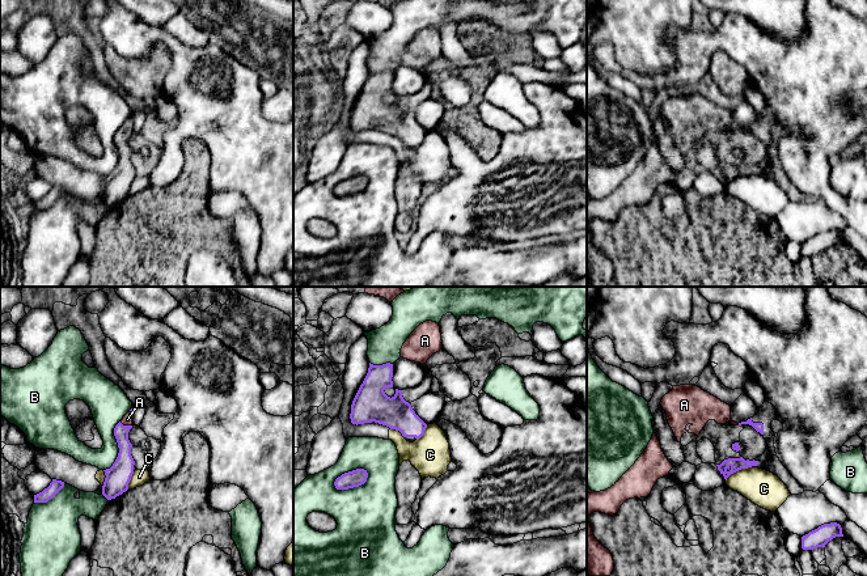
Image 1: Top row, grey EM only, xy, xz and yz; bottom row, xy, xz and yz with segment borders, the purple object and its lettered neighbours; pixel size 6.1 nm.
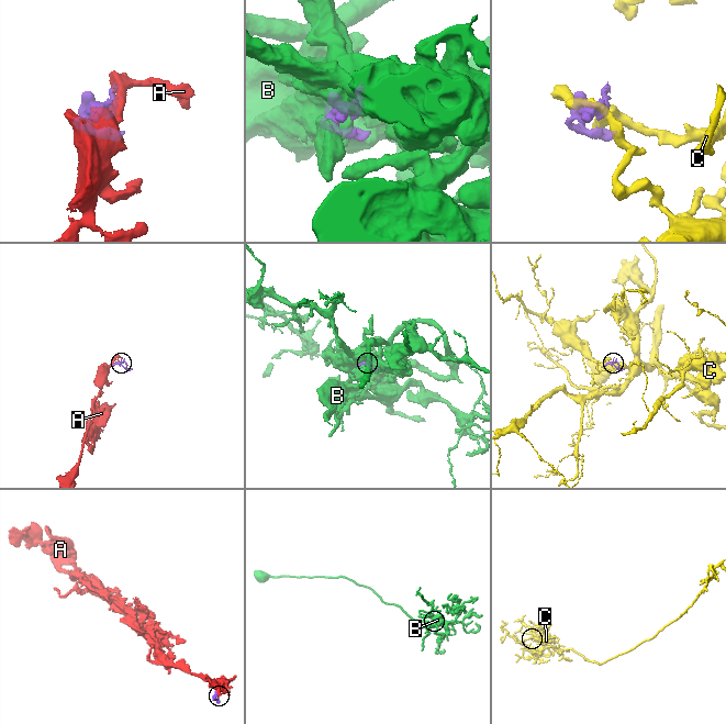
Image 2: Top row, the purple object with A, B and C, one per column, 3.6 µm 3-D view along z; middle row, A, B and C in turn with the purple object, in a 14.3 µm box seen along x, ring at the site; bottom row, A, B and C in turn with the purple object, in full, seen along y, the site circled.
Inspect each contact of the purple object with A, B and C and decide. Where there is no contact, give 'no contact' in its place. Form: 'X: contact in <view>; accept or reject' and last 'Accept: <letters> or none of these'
A: contact in xy; accept
B: contact in xz; reject
C: contact in yz; reject
Accept: A

